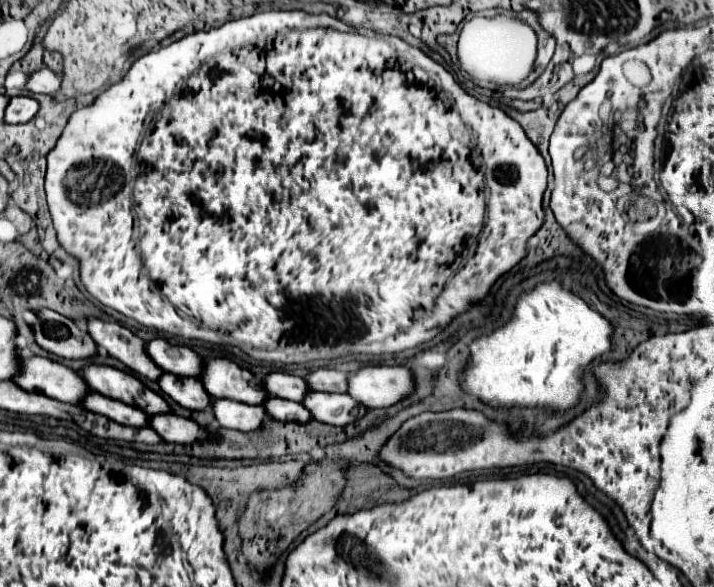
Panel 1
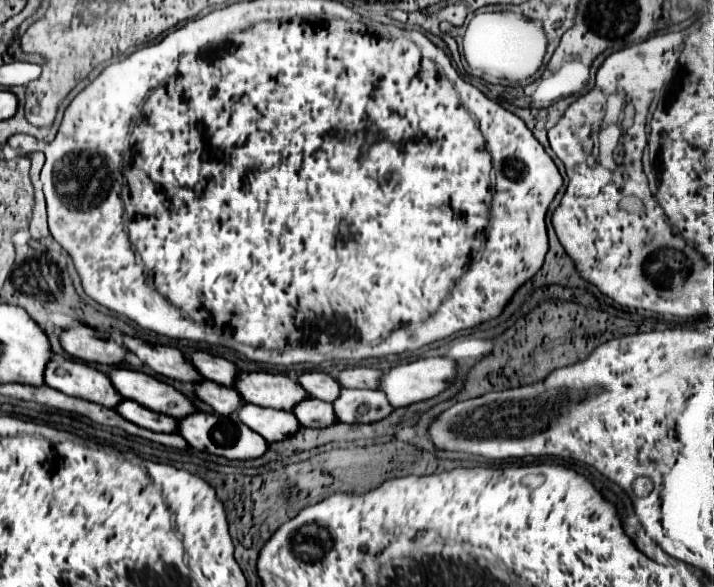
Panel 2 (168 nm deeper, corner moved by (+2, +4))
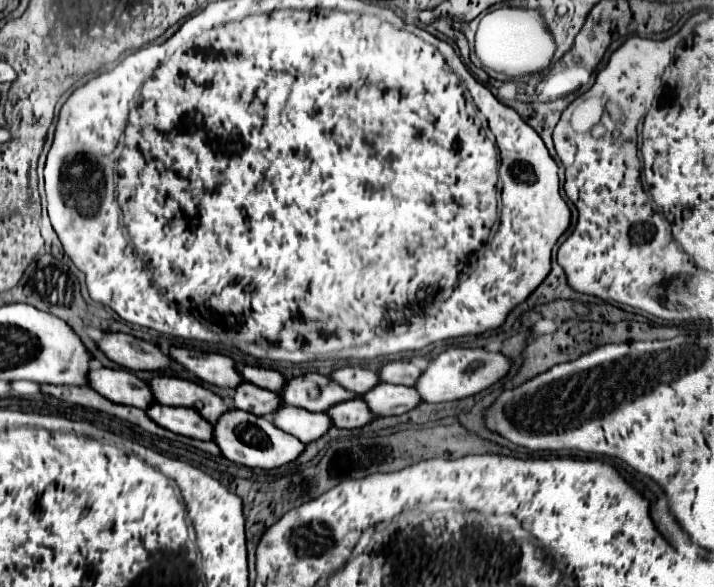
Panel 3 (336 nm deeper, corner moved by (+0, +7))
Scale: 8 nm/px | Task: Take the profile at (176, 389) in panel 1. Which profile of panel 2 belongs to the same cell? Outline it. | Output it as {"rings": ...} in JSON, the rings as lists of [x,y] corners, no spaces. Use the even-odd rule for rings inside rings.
{"rings":[[[213,381],[193,383],[193,393],[197,399],[211,405],[215,411],[219,411],[223,415],[233,413],[239,405],[243,405],[243,399],[237,395],[237,391],[233,391],[225,385],[217,385]]]}

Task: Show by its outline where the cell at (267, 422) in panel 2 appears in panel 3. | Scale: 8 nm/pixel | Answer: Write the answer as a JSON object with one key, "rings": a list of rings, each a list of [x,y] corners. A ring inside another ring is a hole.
{"rings":[[[281,406],[275,412],[273,422],[277,428],[293,434],[305,444],[319,440],[331,428],[331,418],[327,418],[325,412],[317,414],[317,412],[309,412],[295,406]]]}

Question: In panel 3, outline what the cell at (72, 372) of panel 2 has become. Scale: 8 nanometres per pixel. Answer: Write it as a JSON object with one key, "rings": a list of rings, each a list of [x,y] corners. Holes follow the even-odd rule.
{"rings":[[[91,370],[89,372],[89,386],[97,390],[101,396],[111,398],[111,402],[135,406],[147,410],[151,402],[155,402],[151,394],[151,386],[145,380],[139,380],[135,374],[127,370]]]}

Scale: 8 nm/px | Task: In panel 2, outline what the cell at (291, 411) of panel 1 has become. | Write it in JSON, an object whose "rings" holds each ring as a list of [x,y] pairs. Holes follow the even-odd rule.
{"rings":[[[317,399],[299,401],[293,407],[293,415],[297,417],[297,421],[303,427],[327,427],[327,425],[333,425],[337,421],[333,407],[325,401],[317,401]]]}

